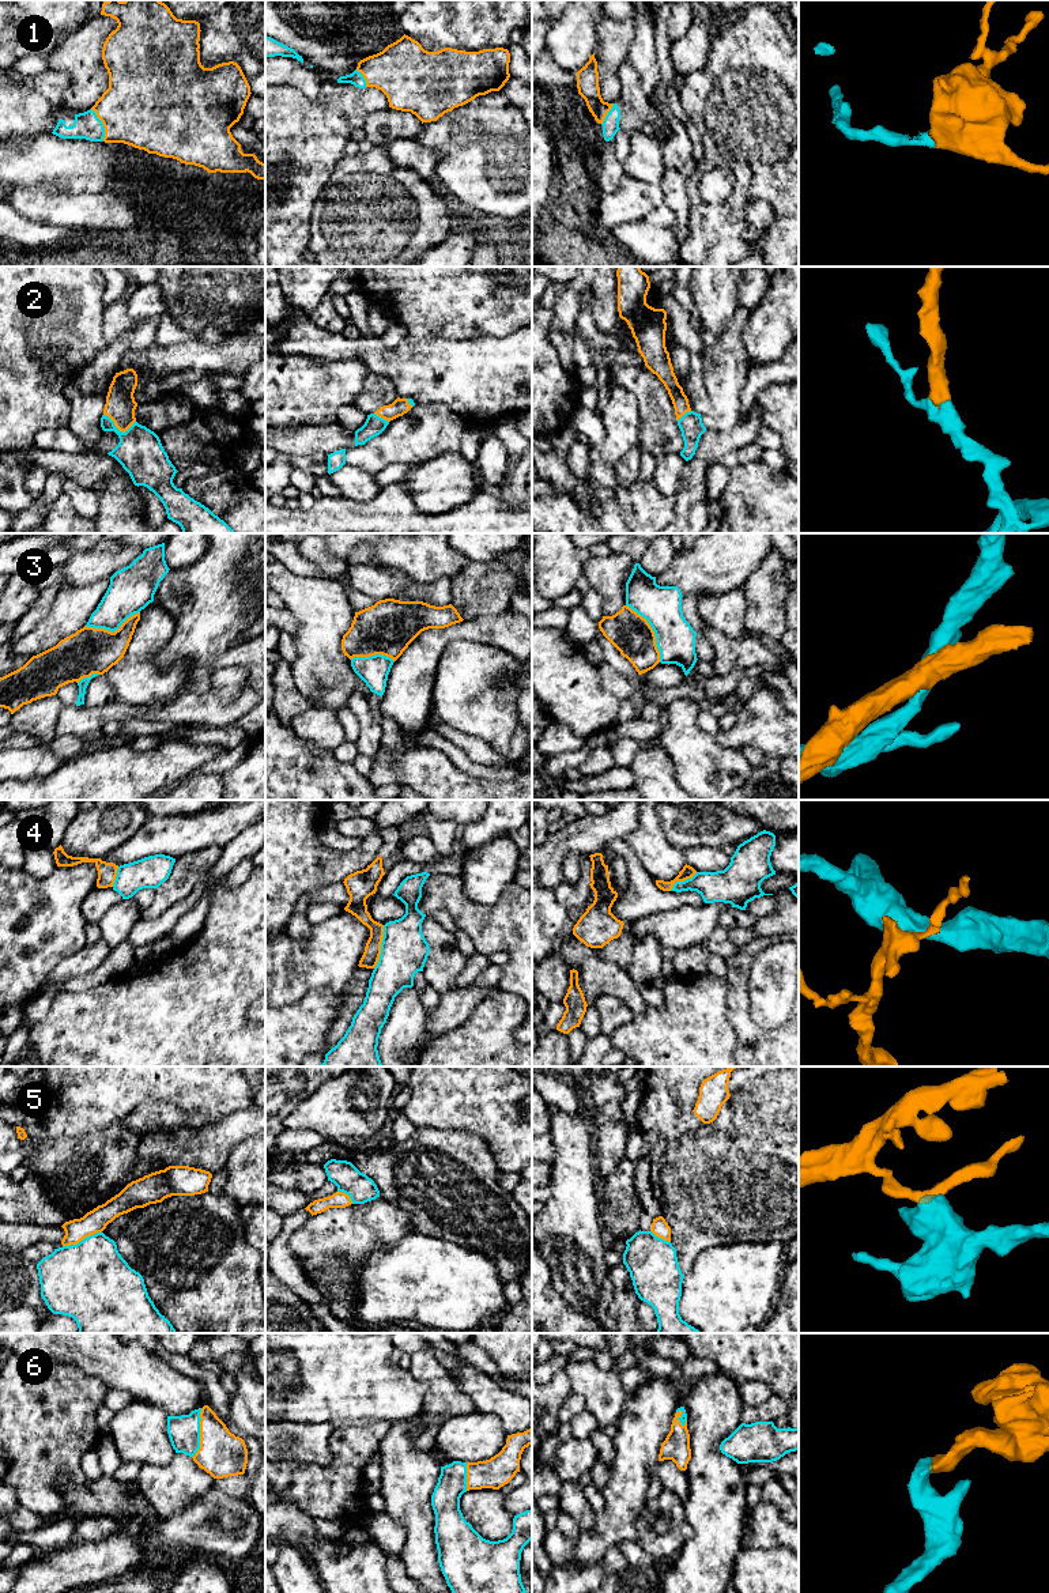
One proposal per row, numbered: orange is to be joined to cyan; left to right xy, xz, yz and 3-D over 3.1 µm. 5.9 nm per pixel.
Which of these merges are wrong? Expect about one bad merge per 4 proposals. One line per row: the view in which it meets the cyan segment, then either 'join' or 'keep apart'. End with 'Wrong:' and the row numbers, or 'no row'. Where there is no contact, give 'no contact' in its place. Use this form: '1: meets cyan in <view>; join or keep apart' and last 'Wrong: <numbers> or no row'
1: meets cyan in xy; join
2: meets cyan in xy; join
3: meets cyan in yz; keep apart
4: meets cyan in xz; keep apart
5: meets cyan in xy; keep apart
6: meets cyan in xy; join
Wrong: 3, 4, 5

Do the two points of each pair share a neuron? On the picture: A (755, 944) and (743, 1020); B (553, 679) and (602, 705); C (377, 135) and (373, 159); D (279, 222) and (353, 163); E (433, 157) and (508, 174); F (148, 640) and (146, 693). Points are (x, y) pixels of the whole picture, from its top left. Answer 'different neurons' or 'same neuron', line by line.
A: same neuron
B: same neuron
C: different neurons
D: different neurons
E: different neurons
F: same neuron

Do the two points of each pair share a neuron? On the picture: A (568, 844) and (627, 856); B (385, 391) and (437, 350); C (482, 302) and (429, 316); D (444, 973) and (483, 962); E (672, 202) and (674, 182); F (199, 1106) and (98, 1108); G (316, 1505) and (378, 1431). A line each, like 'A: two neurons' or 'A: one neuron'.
A: two neurons
B: two neurons
C: one neuron
D: two neurons
E: one neuron
F: one neuron
G: one neuron

